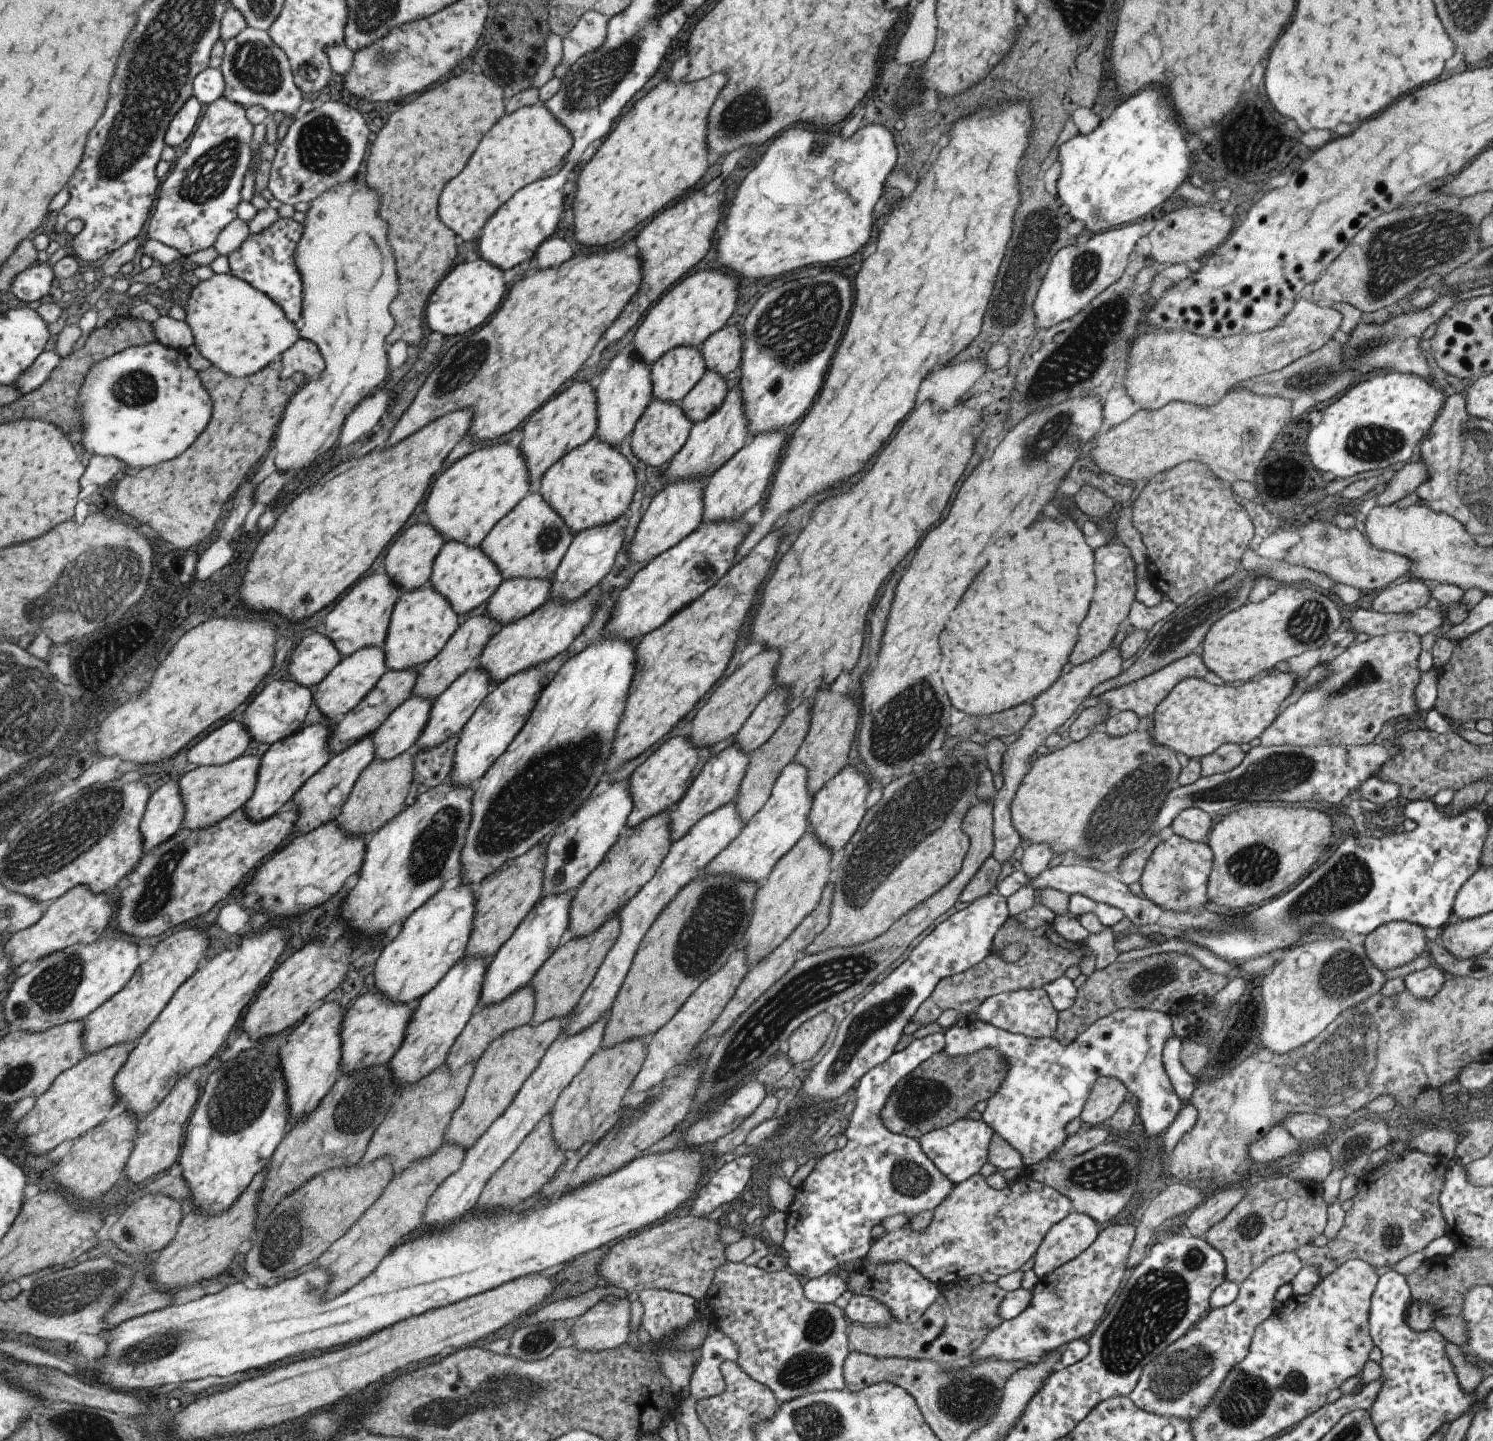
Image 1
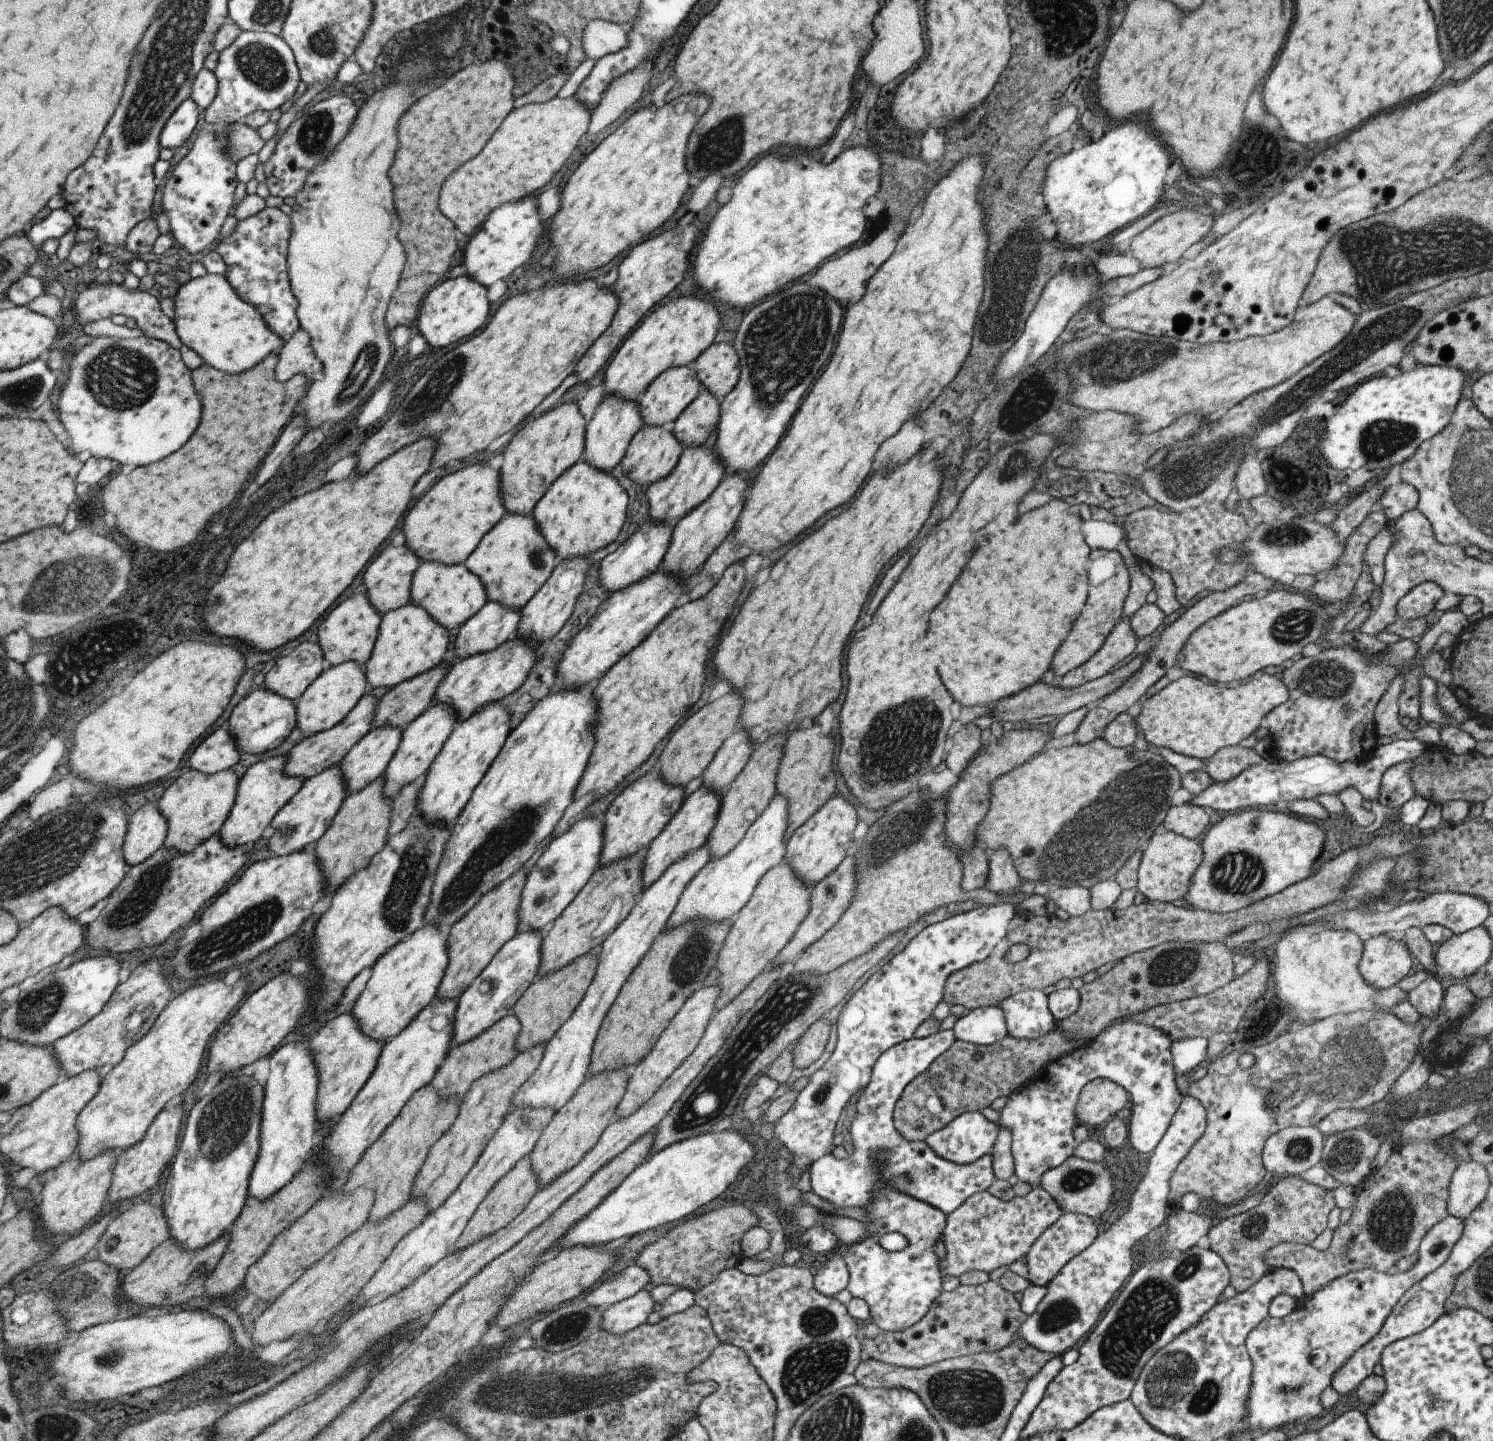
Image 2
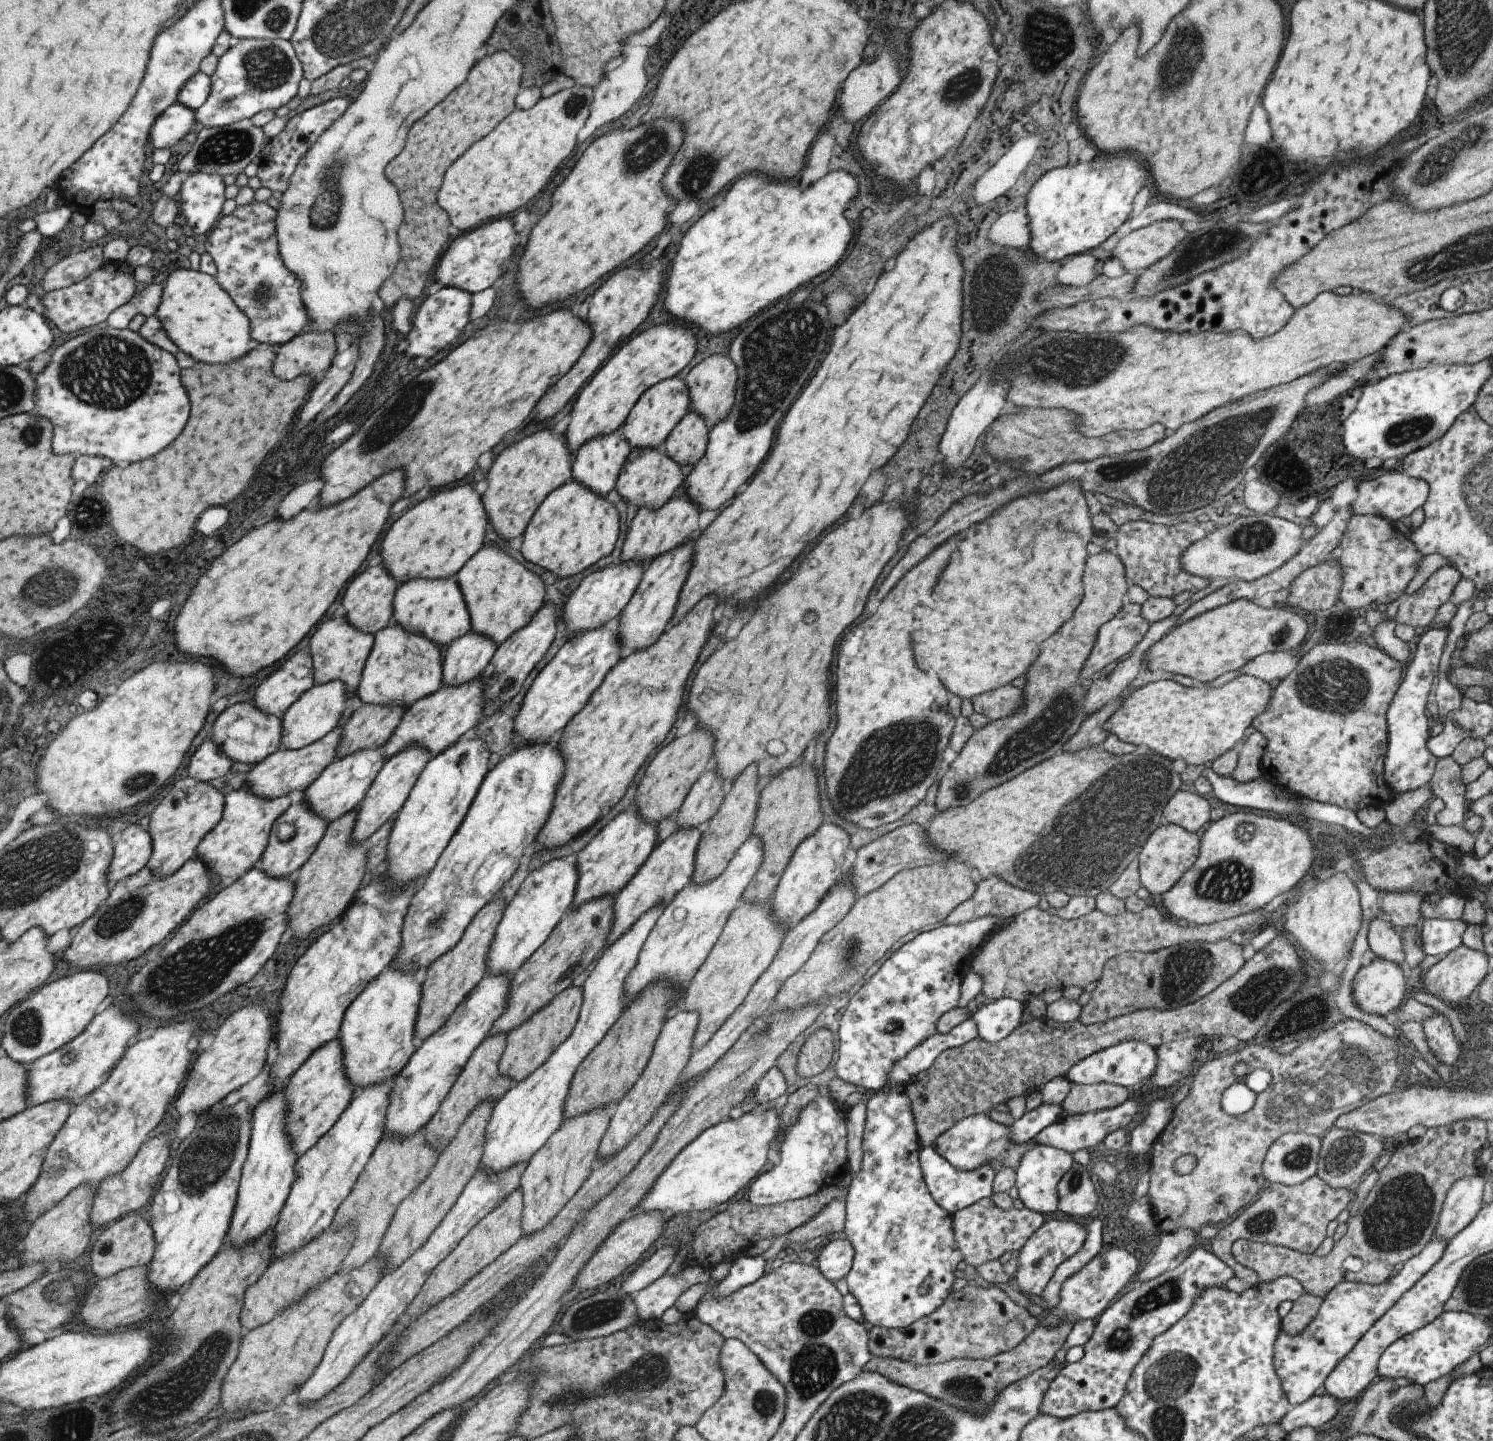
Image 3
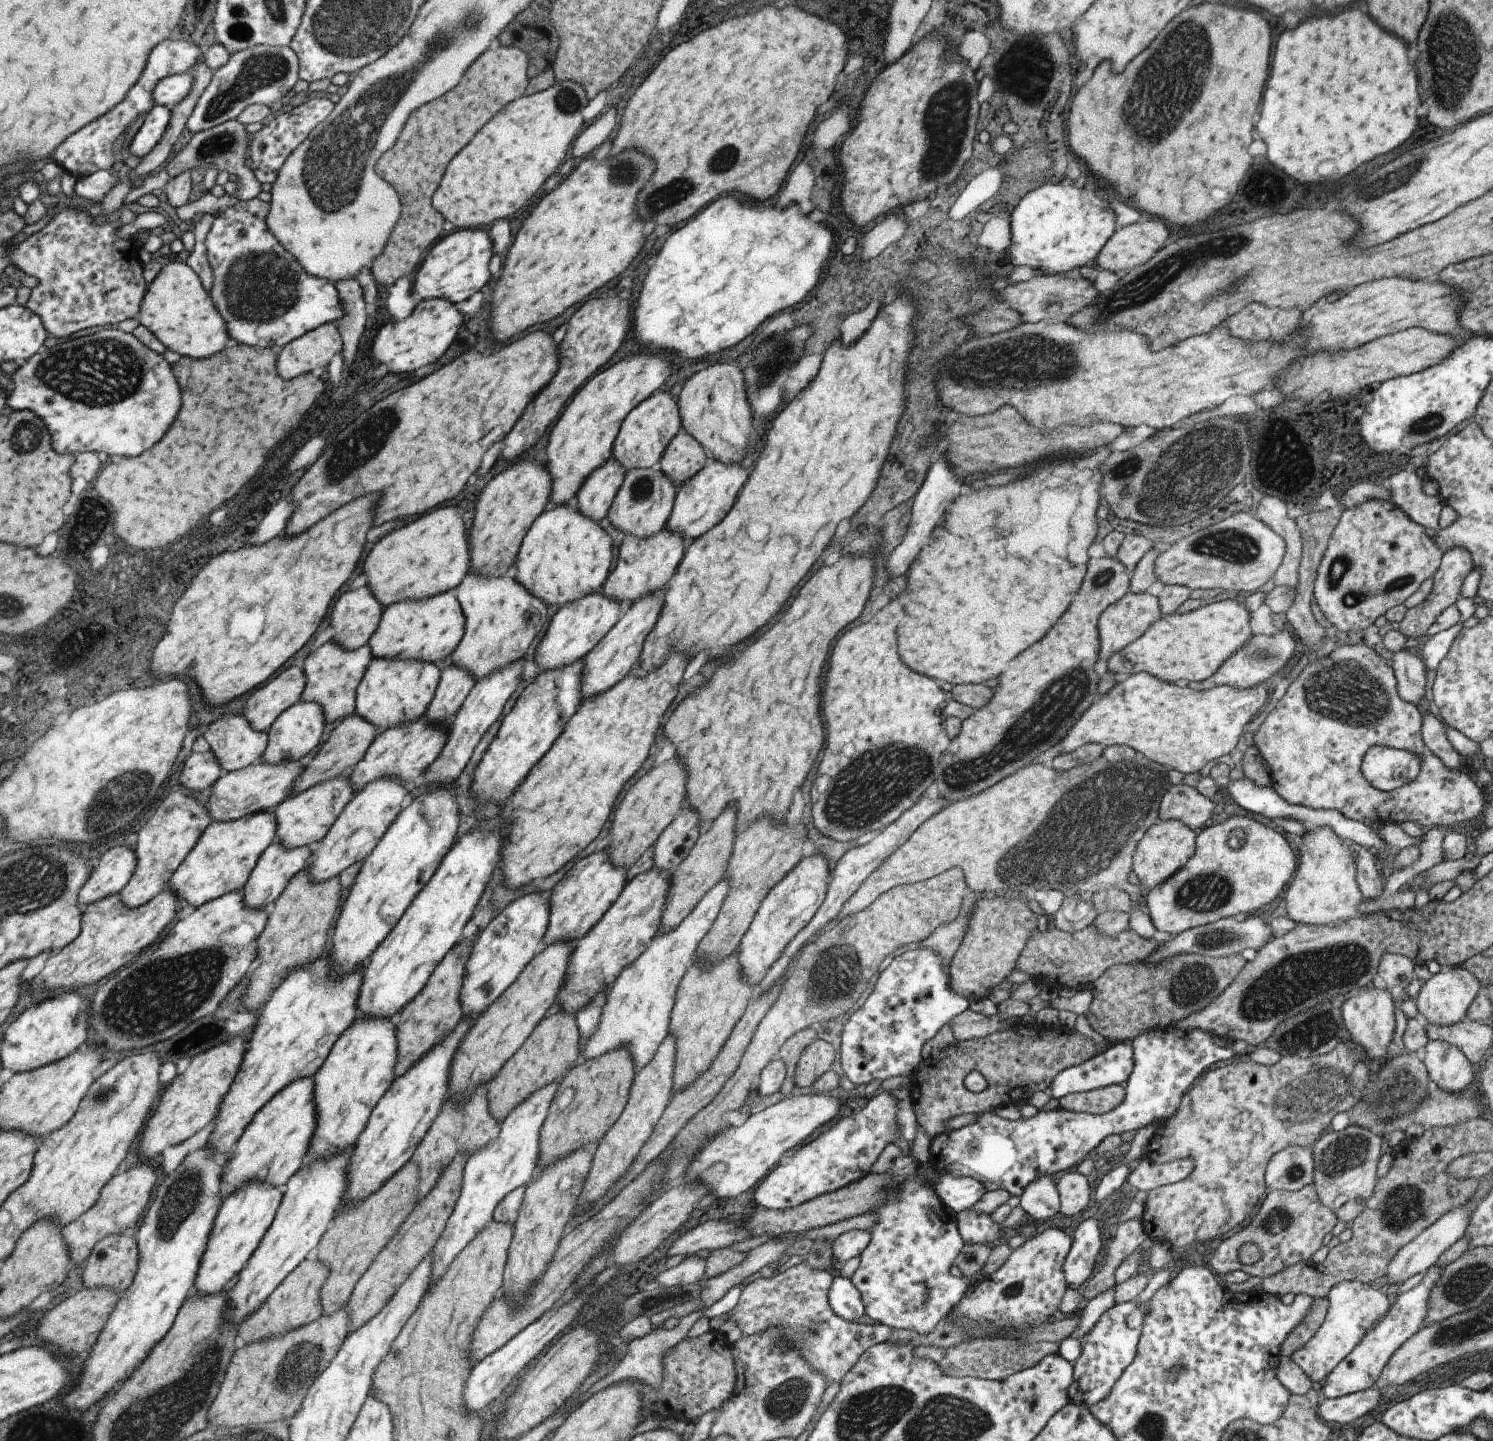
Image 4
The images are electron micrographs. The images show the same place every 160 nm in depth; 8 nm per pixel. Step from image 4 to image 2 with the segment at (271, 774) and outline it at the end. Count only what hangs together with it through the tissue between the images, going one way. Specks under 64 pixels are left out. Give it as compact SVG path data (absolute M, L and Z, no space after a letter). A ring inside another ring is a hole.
M370 695L362 696L355 708L348 713L343 721L338 722L329 730L305 737L300 743L293 746L288 752L288 764L284 768L289 775L303 777L309 780L316 774L323 772L325 769L337 765L340 758L347 754L348 750L369 732L372 726L372 714L376 707L378 699Z

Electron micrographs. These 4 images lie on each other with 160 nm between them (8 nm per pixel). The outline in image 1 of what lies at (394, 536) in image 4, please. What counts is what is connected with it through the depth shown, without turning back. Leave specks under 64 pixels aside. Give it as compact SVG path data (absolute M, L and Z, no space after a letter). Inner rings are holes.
M487 446L471 452L439 474L425 498L426 524L445 541L479 547L491 527L505 516L531 490L524 456L515 446Z

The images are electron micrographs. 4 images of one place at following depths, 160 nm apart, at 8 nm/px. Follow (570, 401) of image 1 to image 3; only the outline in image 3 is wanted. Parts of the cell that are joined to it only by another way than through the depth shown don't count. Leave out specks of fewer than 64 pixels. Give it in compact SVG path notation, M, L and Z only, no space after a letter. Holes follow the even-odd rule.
M549 430L535 432L521 442L505 448L485 474L487 488L481 496L481 504L488 523L495 534L507 542L521 536L532 514L543 499L570 476L572 456L564 441L564 434L551 438Z

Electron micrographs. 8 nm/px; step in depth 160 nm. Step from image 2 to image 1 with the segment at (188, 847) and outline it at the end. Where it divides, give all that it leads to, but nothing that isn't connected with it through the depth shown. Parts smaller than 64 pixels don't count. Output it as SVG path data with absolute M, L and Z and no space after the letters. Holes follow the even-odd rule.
M246 755L223 766L205 765L197 767L179 778L180 793L187 803L187 813L184 824L192 831L208 829L236 810L255 794L256 784L259 781L260 762L263 756Z

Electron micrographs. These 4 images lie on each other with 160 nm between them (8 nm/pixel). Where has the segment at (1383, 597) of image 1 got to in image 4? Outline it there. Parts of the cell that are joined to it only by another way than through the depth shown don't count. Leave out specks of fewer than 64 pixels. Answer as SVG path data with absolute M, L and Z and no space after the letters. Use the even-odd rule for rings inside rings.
M1454 546L1448 548L1442 553L1439 566L1432 574L1432 588L1427 597L1420 604L1410 607L1406 610L1401 621L1398 622L1398 631L1407 638L1423 638L1426 630L1433 624L1437 615L1448 606L1454 604L1460 594L1460 588L1463 584L1464 578L1469 574L1472 569L1472 558L1469 551L1461 547Z

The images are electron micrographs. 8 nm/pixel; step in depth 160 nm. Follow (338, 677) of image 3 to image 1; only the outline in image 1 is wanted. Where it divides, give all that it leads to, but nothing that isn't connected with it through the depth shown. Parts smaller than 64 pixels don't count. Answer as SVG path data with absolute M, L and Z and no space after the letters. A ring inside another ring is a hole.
M385 573L373 574L373 576L361 578L355 587L345 593L345 596L333 606L325 616L323 635L333 642L341 658L365 647L381 648L383 646L391 609L399 594L399 588Z

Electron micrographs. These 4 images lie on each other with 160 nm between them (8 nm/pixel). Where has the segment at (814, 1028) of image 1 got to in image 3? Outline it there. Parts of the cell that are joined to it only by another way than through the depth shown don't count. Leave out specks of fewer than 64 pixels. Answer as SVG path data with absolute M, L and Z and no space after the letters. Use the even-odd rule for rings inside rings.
M819 1028L810 1034L796 1056L796 1075L803 1078L823 1072L833 1058L833 1038L831 1032Z

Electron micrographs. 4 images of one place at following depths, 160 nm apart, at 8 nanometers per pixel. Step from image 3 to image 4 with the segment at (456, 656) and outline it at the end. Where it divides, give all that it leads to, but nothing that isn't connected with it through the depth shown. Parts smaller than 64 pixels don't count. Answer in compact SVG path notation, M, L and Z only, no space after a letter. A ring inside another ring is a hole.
M453 665L444 669L440 673L437 688L424 714L424 718L428 719L429 723L443 725L443 728L460 709L474 685L474 680L467 671Z

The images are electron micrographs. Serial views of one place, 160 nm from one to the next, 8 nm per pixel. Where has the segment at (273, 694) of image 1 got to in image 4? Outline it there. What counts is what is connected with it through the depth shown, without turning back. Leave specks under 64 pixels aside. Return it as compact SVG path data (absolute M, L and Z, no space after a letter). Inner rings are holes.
M243 714L211 723L203 736L225 773L261 763L270 739L268 732L257 731Z

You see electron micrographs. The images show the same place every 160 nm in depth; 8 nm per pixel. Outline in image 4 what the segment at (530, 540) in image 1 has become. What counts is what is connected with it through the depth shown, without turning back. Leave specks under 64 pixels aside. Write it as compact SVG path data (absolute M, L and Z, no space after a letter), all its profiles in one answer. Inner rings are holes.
M469 573L453 590L464 616L464 631L450 654L451 665L467 671L474 682L525 656L533 638L548 622L546 606L509 575L489 577Z

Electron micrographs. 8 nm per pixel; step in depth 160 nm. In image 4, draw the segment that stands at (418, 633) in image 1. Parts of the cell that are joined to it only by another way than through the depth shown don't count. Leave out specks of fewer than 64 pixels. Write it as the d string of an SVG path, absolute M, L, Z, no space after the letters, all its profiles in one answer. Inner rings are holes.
M373 657L356 688L355 713L372 724L378 733L413 723L425 714L439 679L440 672L433 664Z

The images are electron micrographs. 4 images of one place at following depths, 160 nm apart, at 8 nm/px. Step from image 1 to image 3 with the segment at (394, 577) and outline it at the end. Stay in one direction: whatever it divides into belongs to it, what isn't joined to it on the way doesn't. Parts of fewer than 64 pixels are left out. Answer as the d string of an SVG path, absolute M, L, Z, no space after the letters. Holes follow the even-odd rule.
M381 566L366 568L365 572L353 578L353 586L349 586L349 590L345 590L341 598L341 606L345 611L344 618L357 630L368 632L370 635L375 634L392 622L392 602L396 588L396 582L385 574Z

